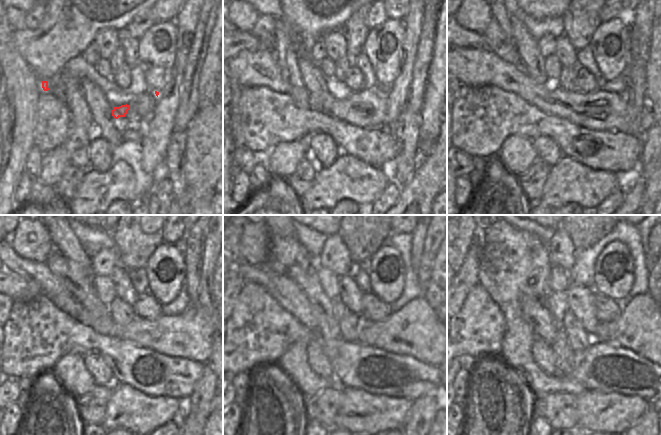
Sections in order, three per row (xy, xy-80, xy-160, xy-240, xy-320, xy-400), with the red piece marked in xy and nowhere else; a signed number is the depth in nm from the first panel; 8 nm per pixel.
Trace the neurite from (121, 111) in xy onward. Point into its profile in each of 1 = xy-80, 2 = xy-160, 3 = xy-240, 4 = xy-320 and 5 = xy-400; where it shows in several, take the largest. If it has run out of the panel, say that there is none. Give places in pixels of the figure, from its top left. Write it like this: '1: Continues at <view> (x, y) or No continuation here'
1: Continues at xy-80 (367, 108)
2: Continues at xy-160 (599, 110)
3: Continues at xy-240 (187, 335)
4: Continues at xy-320 (415, 330)
5: Continues at xy-400 (643, 326)

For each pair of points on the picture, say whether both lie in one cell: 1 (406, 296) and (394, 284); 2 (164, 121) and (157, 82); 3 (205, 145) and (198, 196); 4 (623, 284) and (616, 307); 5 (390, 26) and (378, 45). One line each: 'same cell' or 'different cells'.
1: different cells
2: different cells
3: same cell
4: different cells
5: same cell

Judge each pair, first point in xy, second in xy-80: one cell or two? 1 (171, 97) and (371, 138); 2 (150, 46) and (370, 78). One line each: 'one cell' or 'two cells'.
1: two cells
2: two cells

